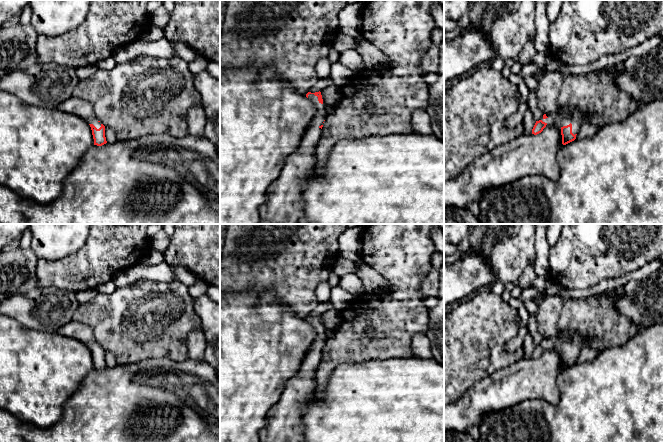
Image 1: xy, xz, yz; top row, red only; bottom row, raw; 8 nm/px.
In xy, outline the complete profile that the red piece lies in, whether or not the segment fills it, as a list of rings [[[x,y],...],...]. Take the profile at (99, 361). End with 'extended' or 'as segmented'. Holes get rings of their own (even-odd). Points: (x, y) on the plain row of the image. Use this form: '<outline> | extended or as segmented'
[[[72,320],[57,332],[83,342],[91,351],[94,369],[102,370],[107,367],[105,350],[97,344],[93,330],[88,325]]] | extended

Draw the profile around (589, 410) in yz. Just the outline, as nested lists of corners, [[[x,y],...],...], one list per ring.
[[[663,324],[639,330],[627,343],[600,351],[590,362],[575,363],[564,369],[557,380],[559,403],[552,405],[543,399],[525,400],[504,410],[486,414],[479,426],[478,442],[663,442]]]

